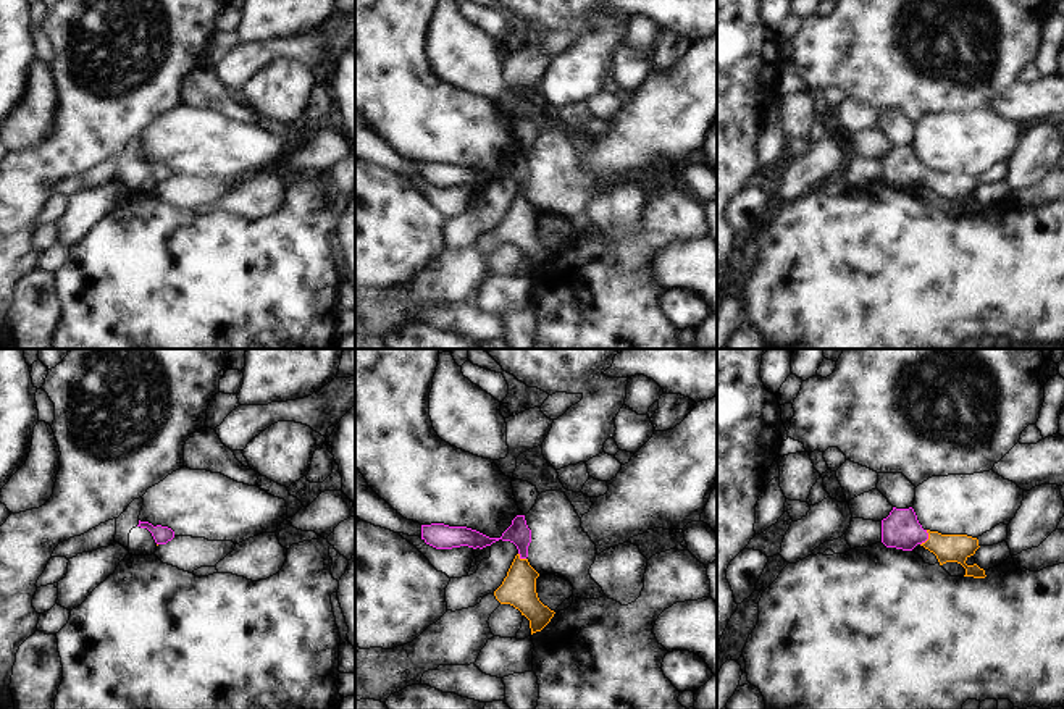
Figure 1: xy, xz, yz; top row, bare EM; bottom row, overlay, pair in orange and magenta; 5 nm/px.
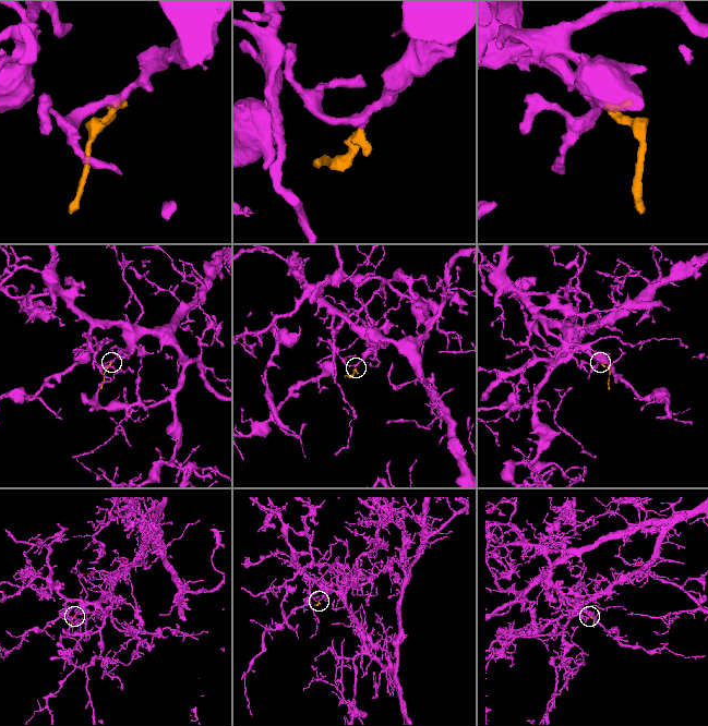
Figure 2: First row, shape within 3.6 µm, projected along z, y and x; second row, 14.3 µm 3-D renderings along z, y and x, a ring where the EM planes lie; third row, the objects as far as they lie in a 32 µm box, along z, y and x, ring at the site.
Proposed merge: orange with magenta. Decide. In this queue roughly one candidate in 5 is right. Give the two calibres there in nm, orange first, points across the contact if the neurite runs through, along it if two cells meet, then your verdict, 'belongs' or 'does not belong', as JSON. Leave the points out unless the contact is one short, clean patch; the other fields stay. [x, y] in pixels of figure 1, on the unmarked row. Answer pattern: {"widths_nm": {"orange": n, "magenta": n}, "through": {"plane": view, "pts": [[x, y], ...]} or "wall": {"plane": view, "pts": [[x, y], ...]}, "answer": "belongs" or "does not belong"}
{"widths_nm": {"orange": 140, "magenta": 190}, "through": {"plane": "yz", "pts": [[948, 186], [929, 176], [901, 168]]}, "answer": "belongs"}

